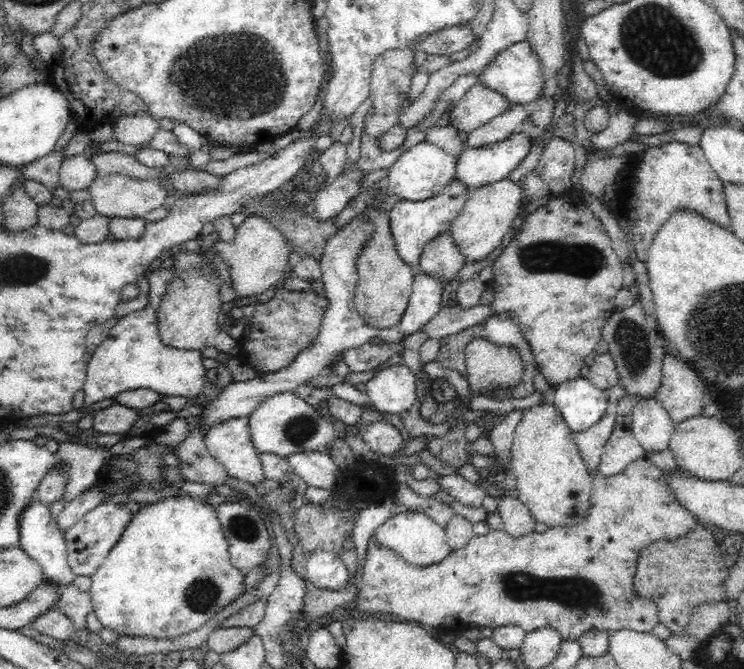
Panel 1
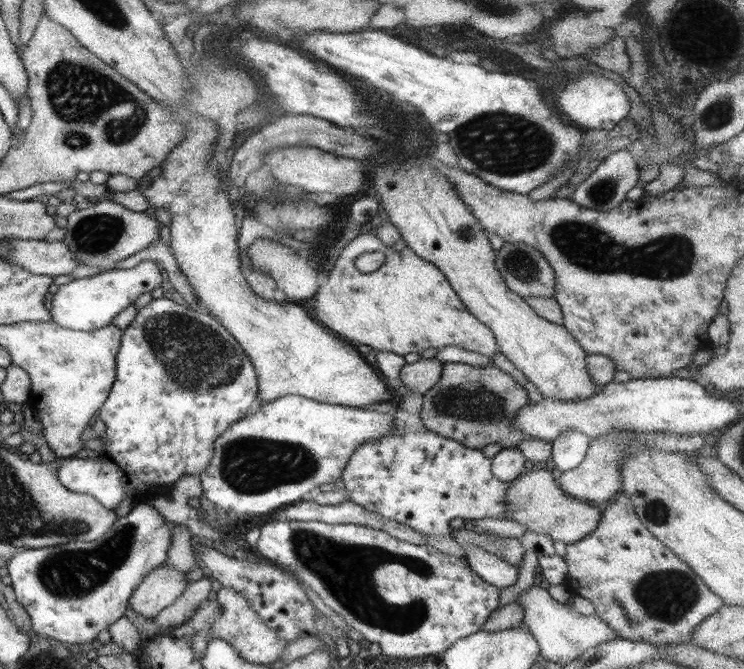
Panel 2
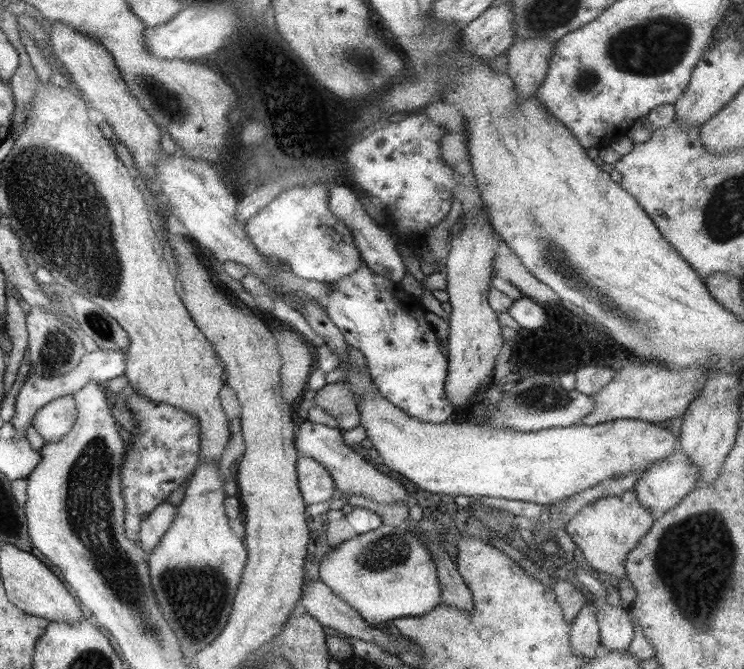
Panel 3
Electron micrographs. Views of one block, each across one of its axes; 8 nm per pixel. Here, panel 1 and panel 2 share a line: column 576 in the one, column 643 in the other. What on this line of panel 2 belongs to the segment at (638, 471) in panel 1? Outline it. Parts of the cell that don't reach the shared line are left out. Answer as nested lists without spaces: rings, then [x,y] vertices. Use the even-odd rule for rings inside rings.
[[[621,491],[615,495],[615,502],[602,505],[601,516],[591,534],[566,545],[564,561],[567,567],[565,587],[572,595],[587,599],[595,609],[594,615],[622,639],[657,645],[689,643],[693,627],[722,606],[721,599],[705,586],[690,566],[681,562],[641,525],[633,504]]]

